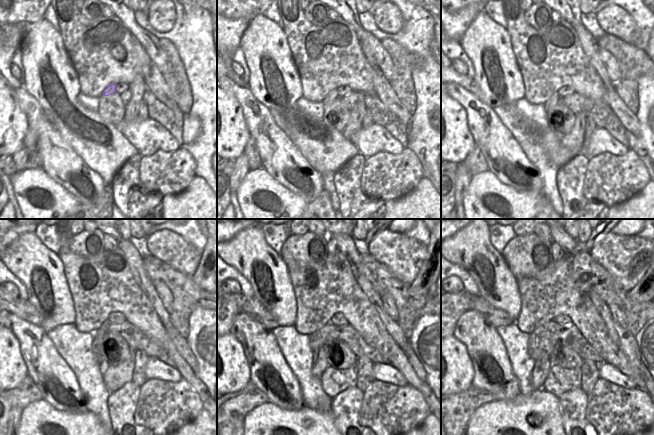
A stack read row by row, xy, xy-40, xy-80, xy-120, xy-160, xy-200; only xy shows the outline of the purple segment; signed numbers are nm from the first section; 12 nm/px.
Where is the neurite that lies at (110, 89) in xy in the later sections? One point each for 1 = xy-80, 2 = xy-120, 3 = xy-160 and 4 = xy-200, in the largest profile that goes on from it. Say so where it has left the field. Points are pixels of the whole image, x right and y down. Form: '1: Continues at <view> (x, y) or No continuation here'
1: Continues at xy-80 (553, 100)
2: Continues at xy-120 (102, 330)
3: Continues at xy-160 (319, 363)
4: Continues at xy-200 (542, 366)

